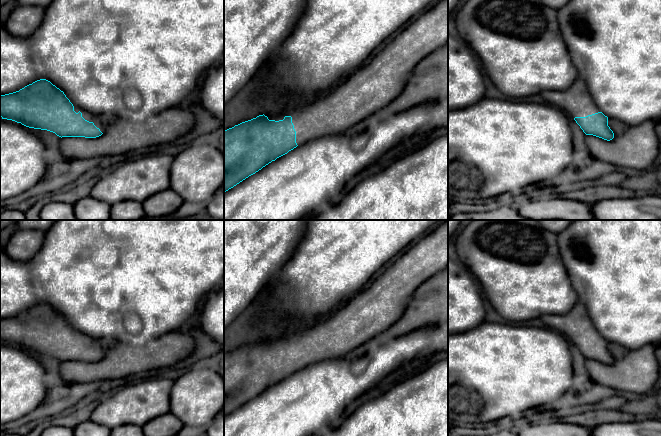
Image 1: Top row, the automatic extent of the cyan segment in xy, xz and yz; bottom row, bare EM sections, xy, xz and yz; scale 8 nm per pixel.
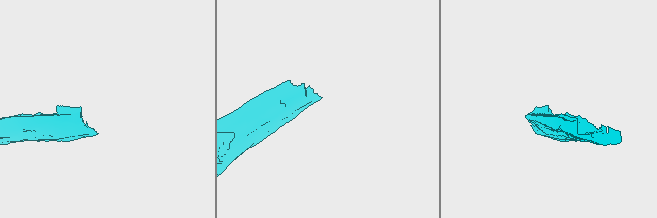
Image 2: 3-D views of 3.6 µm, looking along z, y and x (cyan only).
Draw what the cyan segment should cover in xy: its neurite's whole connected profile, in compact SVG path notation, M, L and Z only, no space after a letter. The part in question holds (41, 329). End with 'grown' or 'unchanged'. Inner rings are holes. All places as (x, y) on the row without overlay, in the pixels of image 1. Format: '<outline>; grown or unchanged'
M46 303L37 304L19 315L0 319L0 341L29 352L53 356L61 362L96 362L105 353L105 342L74 330L63 315Z; grown

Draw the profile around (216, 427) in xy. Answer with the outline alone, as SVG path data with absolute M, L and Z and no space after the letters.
M224 412L215 417L203 432L207 436L224 436Z

